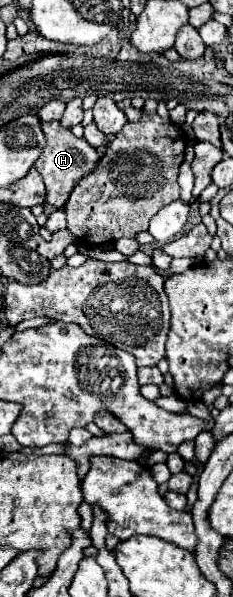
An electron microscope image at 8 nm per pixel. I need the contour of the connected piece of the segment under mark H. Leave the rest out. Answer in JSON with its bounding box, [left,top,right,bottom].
[35,121,99,207]

